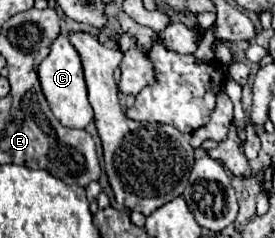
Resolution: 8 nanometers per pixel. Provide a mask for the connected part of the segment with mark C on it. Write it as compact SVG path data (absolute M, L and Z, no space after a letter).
M57 35L57 39L51 45L49 55L41 61L41 65L37 67L37 75L39 75L39 83L43 89L43 95L53 111L53 115L65 125L65 127L73 127L73 129L85 129L87 123L93 121L93 109L89 105L87 99L87 87L85 87L85 79L83 79L83 67L81 67L81 57L77 53L77 49L69 43L67 35Z

